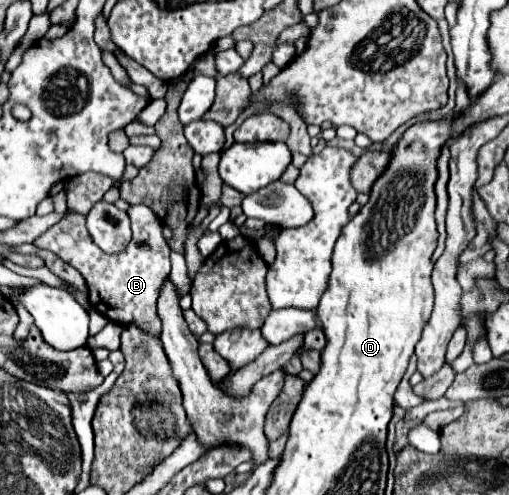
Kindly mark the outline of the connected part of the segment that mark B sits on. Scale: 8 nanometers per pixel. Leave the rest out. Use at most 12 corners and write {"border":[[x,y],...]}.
{"border":[[129,206],[133,238],[93,244],[86,216],[65,216],[33,246],[79,270],[91,306],[159,338],[171,270],[161,220]]}

